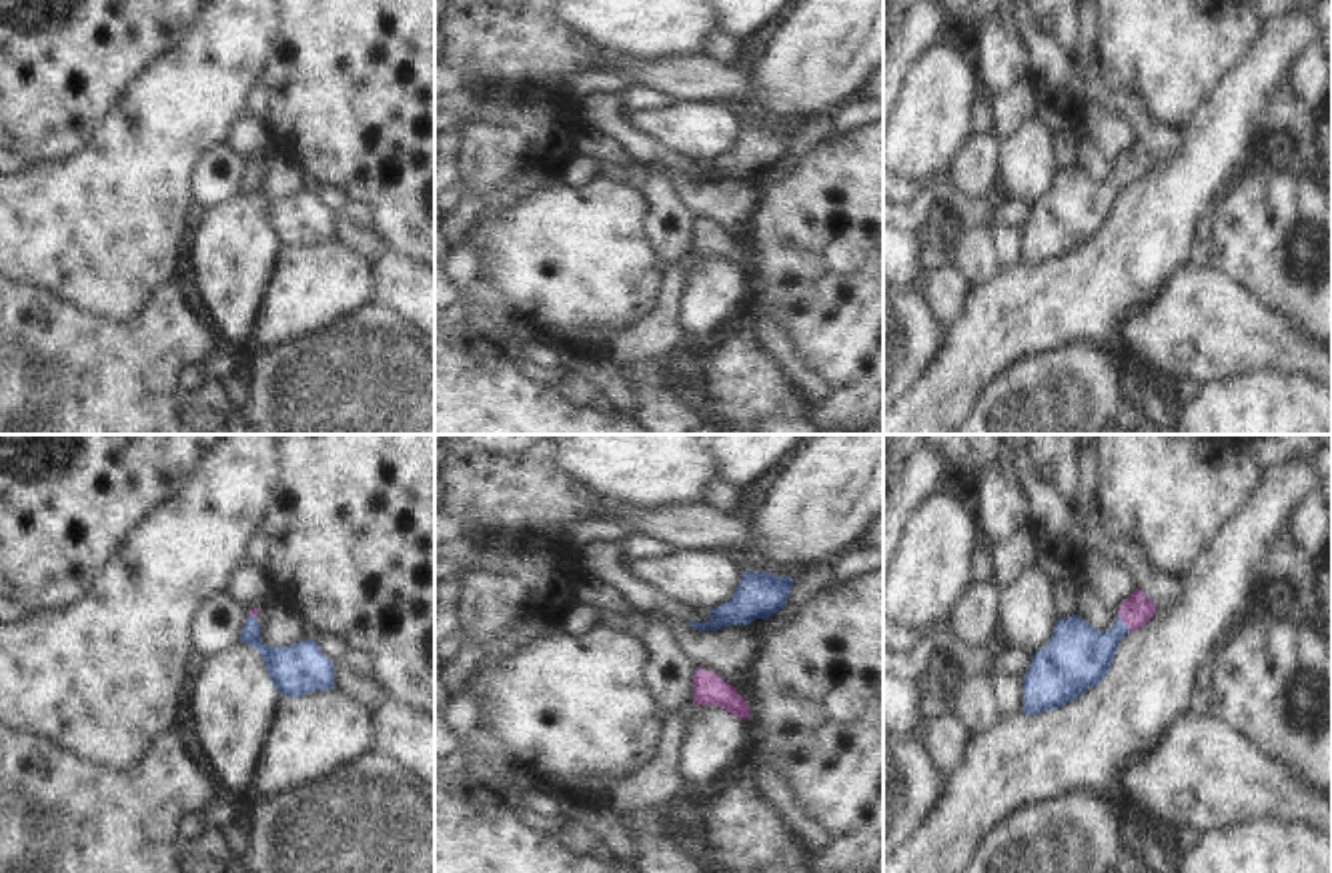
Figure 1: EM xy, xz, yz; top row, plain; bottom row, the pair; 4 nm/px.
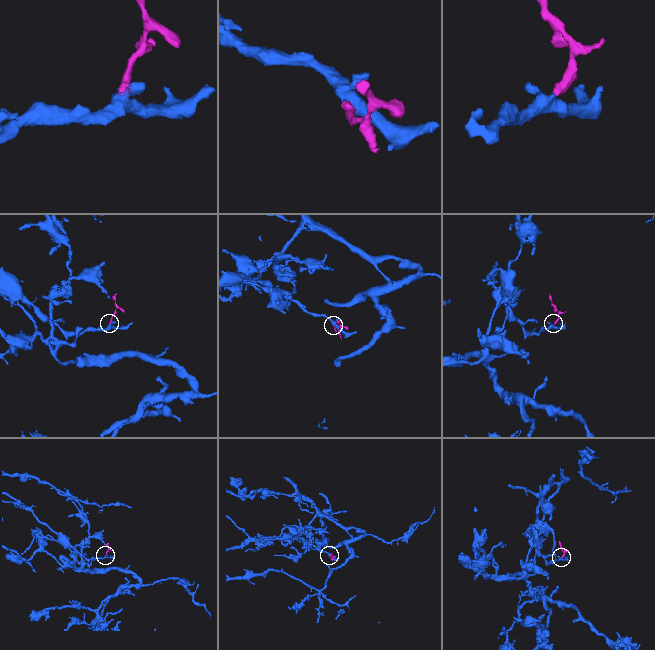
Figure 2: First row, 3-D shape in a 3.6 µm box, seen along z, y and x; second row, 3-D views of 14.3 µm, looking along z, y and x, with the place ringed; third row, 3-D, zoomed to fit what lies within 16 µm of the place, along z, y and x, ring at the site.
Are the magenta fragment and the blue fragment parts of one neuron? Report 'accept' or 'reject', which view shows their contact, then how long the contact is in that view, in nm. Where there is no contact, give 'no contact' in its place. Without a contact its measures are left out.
accept | yz | 90 nm

